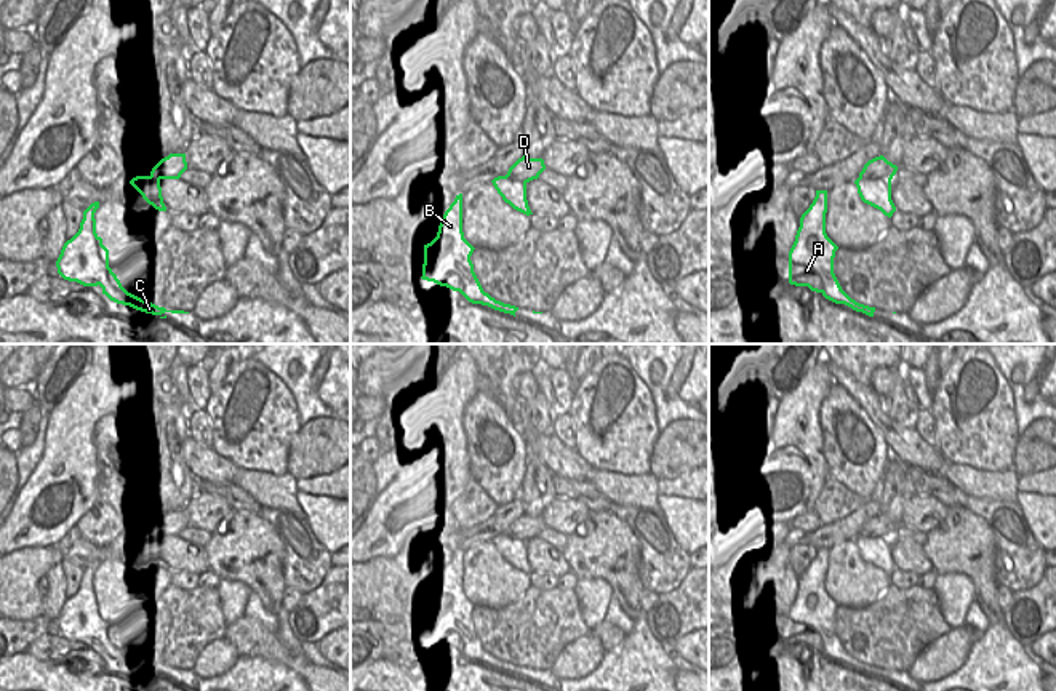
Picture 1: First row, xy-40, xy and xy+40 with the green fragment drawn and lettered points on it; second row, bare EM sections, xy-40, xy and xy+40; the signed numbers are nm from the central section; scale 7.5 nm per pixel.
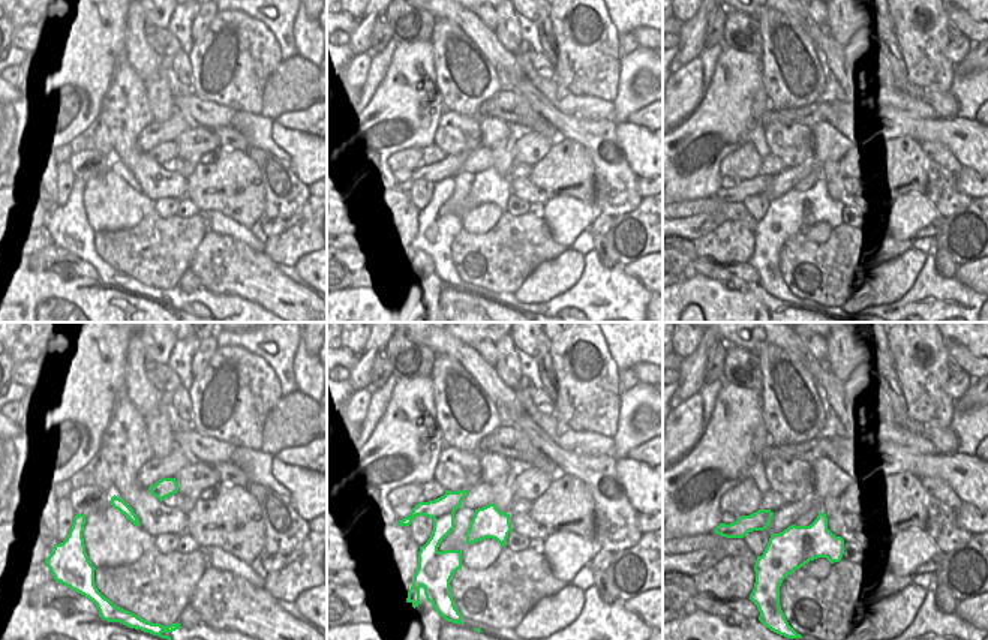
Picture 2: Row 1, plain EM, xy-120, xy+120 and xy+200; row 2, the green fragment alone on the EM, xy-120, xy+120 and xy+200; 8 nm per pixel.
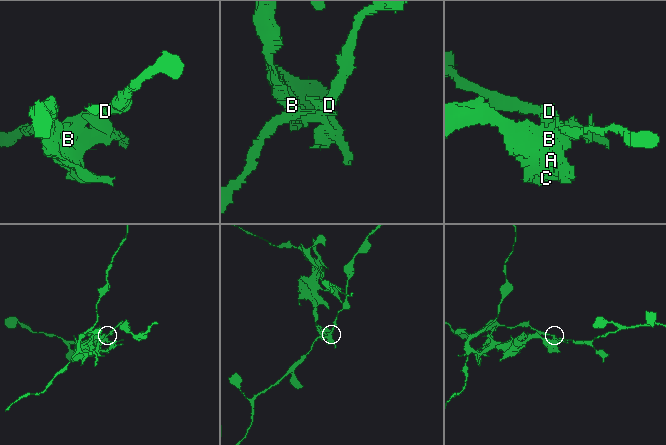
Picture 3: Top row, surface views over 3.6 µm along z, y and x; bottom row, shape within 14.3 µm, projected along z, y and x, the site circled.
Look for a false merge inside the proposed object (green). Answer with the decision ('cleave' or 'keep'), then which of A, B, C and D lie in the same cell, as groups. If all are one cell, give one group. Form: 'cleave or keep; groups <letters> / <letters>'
cleave; groups A B C / D

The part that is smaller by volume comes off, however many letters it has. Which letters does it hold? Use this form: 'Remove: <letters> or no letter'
Remove: D

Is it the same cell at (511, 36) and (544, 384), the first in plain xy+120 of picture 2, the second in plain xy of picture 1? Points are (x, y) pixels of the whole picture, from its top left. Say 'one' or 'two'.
two

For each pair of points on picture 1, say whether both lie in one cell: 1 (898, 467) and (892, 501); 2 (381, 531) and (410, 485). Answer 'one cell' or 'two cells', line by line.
1: one cell
2: one cell

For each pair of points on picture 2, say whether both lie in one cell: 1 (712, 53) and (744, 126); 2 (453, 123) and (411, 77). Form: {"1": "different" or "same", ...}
{"1": "different", "2": "different"}

